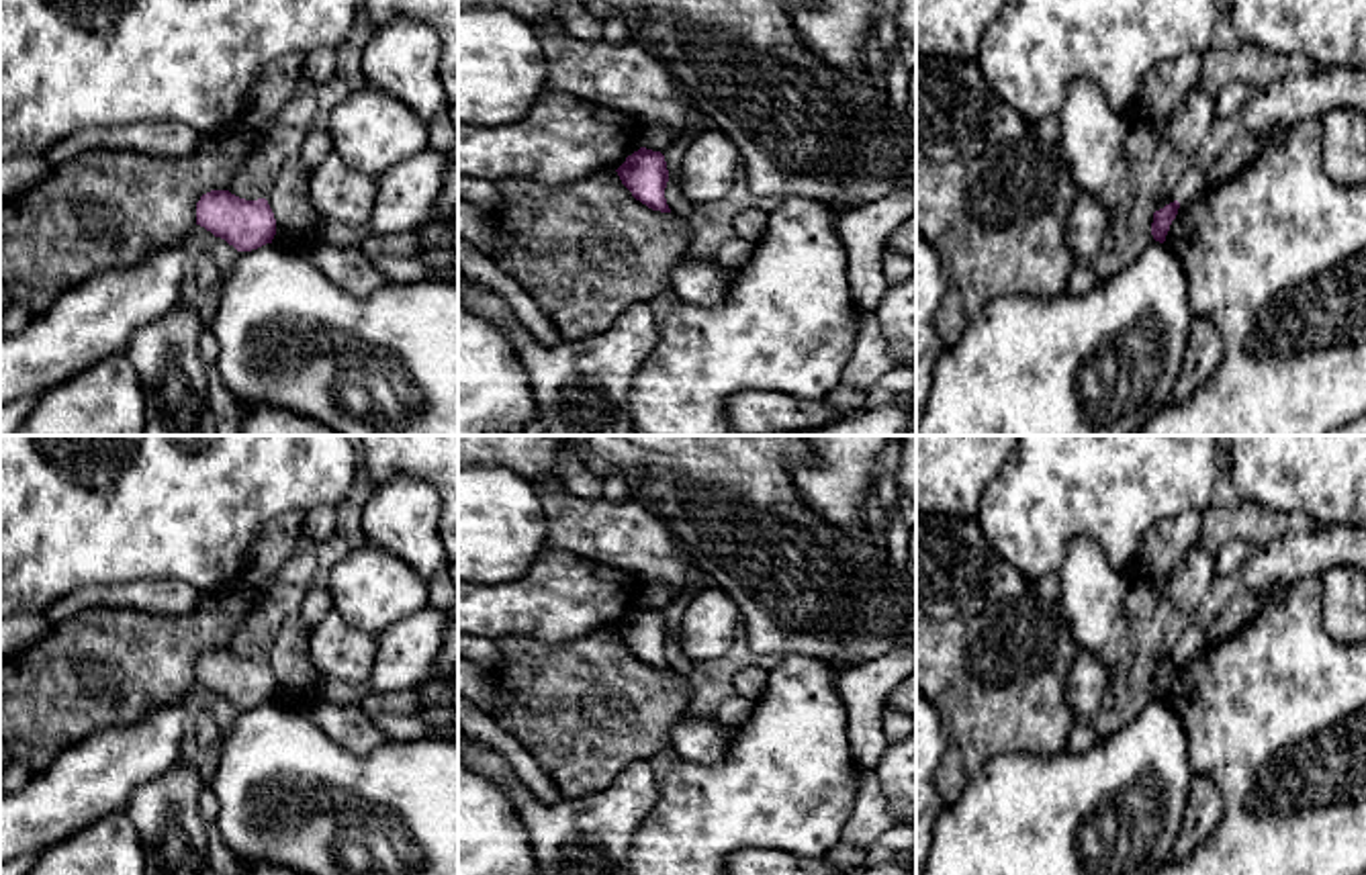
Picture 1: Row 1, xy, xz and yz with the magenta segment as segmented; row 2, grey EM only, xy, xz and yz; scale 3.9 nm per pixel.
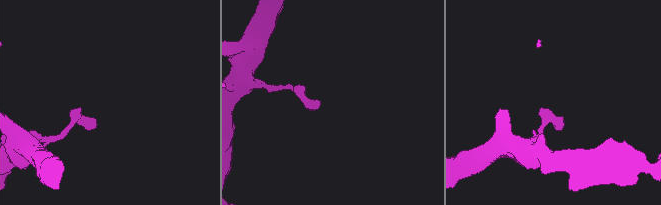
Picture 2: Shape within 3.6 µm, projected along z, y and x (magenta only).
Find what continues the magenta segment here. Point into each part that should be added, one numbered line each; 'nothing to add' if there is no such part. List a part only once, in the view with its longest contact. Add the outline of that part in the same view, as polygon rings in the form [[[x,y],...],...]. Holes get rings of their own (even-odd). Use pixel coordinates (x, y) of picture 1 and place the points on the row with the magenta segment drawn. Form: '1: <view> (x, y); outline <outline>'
nothing to add

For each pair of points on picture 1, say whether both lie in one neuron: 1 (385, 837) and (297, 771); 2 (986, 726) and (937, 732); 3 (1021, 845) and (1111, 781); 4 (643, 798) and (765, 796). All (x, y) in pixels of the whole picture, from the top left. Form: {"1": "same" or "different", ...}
{"1": "same", "2": "different", "3": "same", "4": "different"}

